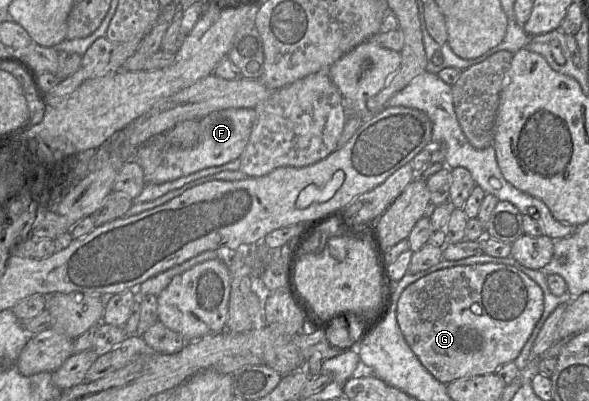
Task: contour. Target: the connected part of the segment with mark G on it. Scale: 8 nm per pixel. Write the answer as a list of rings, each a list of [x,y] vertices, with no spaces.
[[[481,264],[471,266],[457,266],[442,269],[426,275],[408,286],[400,296],[397,305],[397,321],[405,341],[417,356],[422,365],[438,381],[448,384],[454,380],[495,373],[506,363],[514,362],[519,356],[525,343],[529,339],[535,325],[544,310],[544,296],[540,286],[516,268],[503,264]]]

